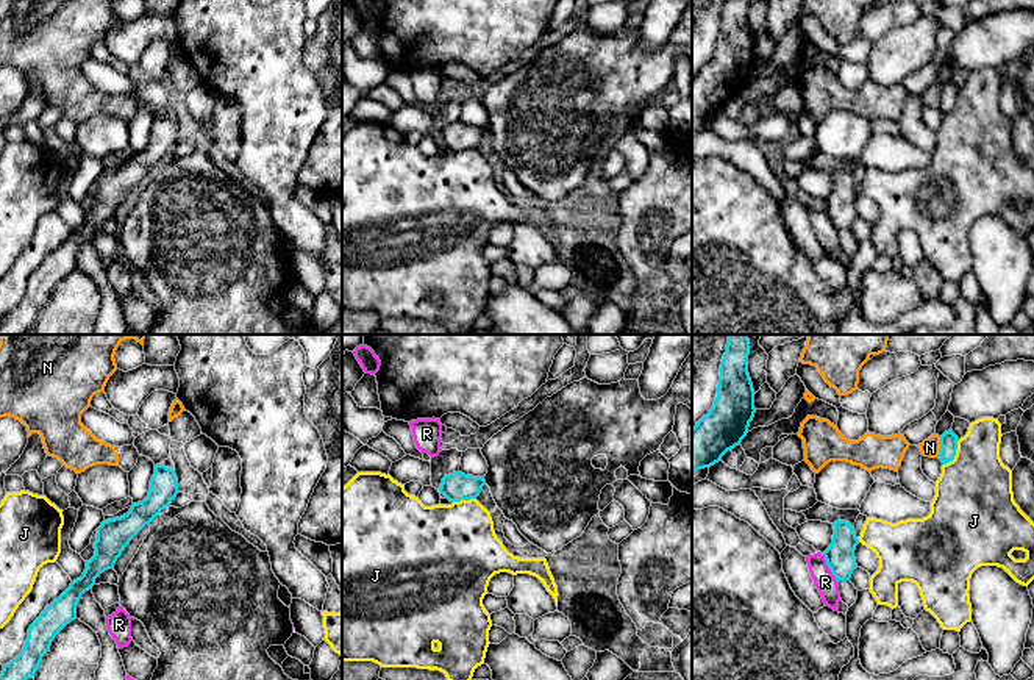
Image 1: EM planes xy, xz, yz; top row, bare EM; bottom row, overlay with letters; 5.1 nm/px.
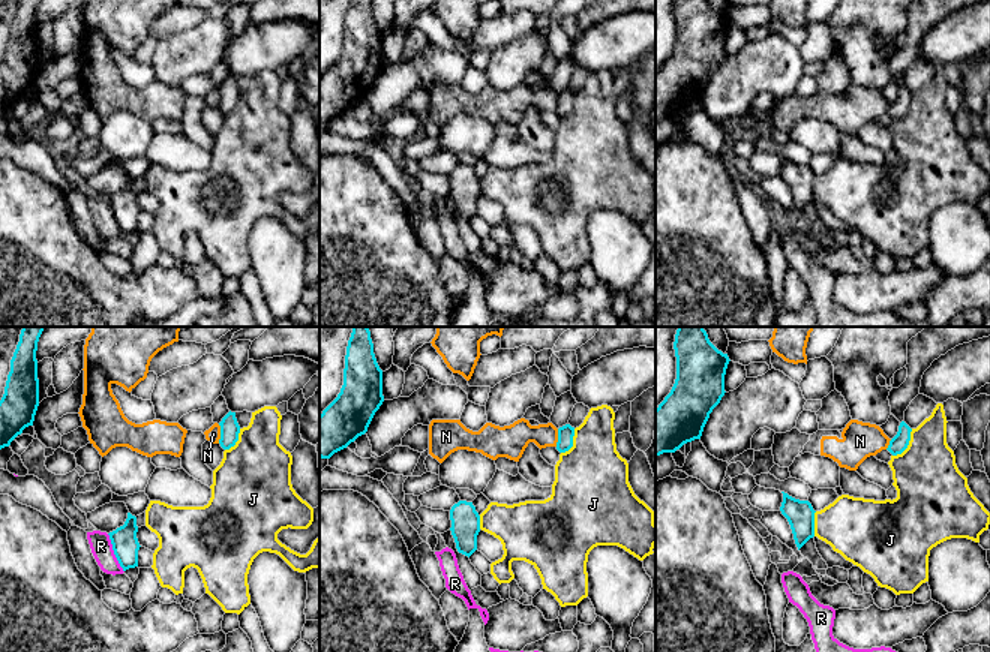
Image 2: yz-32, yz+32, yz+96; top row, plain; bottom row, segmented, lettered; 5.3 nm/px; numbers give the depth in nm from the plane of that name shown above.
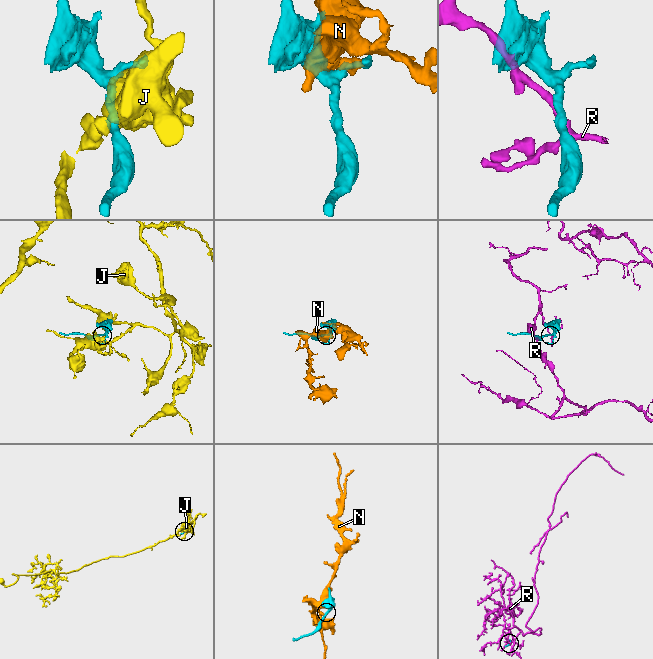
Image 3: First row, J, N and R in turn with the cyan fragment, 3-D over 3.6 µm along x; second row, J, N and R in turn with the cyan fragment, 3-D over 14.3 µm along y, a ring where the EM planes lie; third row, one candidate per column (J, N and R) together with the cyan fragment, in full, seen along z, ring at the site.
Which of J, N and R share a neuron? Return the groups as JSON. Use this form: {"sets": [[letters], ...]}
{"sets": [["J"], ["N"], ["R"]]}

